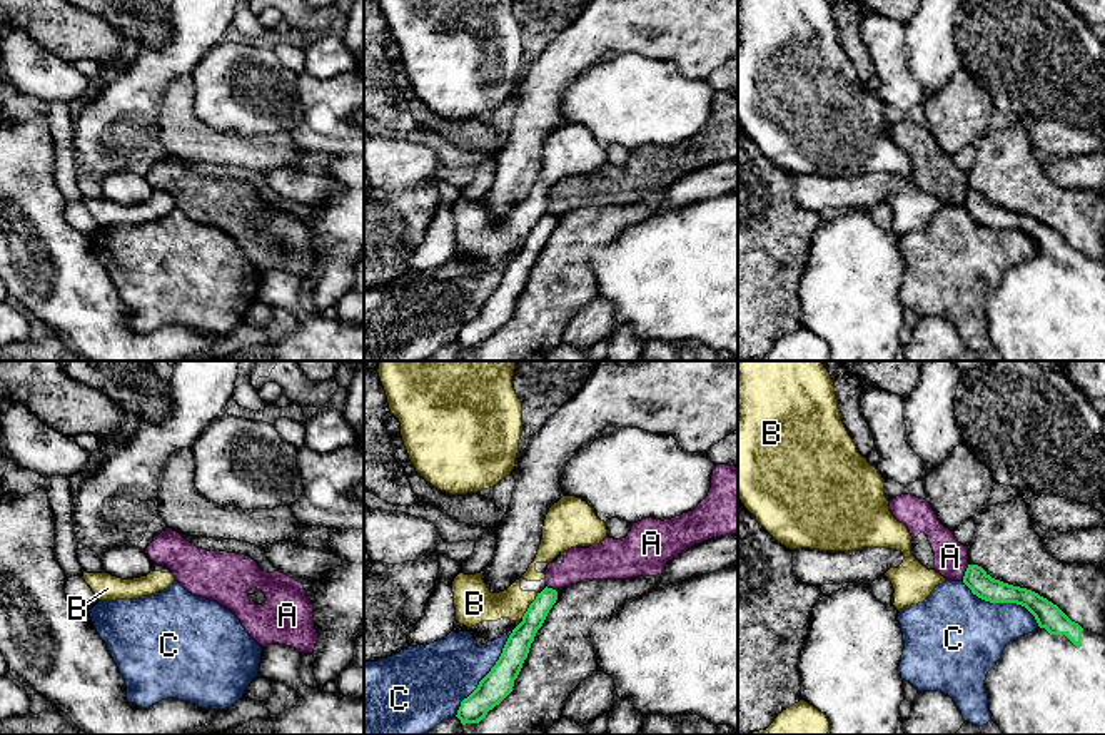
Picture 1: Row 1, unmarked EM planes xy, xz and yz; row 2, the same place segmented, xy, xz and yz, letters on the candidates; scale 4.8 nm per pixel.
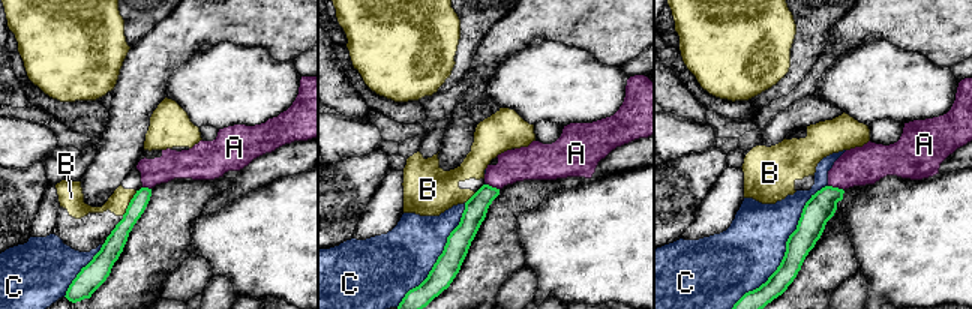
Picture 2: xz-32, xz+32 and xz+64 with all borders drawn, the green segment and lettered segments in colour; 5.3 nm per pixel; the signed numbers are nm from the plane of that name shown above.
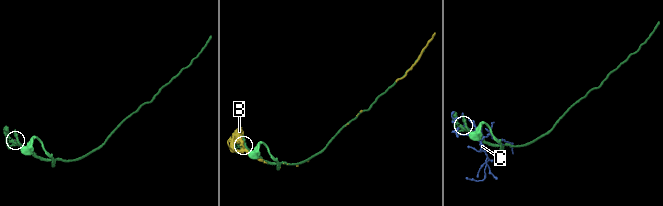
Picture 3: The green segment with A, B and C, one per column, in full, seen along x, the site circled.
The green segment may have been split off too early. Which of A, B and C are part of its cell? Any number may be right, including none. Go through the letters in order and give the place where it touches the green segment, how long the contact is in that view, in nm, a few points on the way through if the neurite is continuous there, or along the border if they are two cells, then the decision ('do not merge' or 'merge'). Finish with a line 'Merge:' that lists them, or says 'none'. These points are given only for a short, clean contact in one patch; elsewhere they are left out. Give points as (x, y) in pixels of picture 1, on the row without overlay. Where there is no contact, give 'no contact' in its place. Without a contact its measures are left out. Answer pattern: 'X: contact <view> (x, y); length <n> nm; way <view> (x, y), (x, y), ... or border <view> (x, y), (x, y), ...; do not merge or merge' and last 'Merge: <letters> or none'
A: contact yz (965, 197); length 90 nm; border yz (968, 189), (962, 204); do not merge
B: contact xz (529, 231); length 150 nm; do not merge
C: contact xz (489, 298); length 550 nm; do not merge
Merge: none

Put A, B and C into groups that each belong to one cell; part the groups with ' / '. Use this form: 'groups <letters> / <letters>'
groups A / B / C

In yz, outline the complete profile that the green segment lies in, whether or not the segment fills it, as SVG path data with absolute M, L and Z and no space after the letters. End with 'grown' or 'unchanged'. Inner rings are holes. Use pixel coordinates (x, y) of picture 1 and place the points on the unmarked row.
M968 190L963 209L985 227L1025 232L1038 249L1032 259L1010 267L986 299L988 337L1002 361L1105 361L1105 262L1083 256L1038 219L991 204L978 190Z; grown

